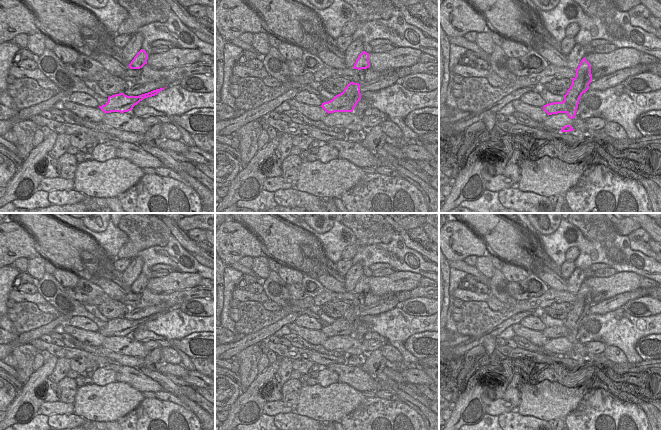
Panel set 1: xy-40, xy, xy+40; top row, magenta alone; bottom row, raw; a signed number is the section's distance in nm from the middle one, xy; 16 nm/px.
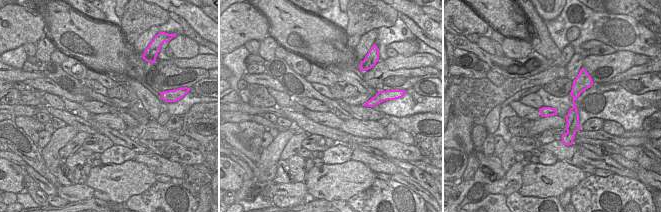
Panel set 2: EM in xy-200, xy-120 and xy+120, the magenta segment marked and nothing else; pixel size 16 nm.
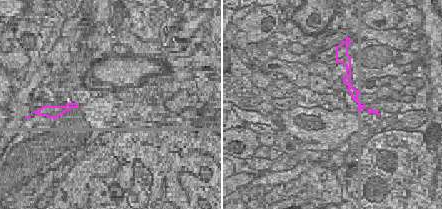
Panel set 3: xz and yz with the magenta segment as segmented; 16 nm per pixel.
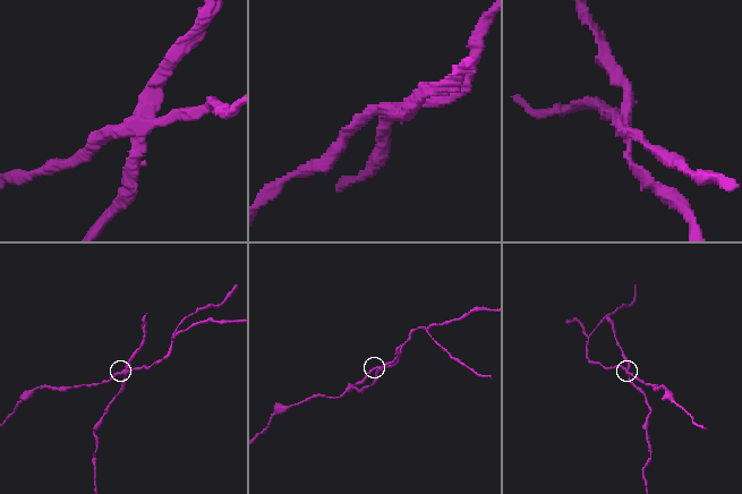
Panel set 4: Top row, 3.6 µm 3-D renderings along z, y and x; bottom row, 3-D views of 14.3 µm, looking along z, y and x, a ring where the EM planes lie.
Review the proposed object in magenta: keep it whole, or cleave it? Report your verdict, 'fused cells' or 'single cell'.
fused cells

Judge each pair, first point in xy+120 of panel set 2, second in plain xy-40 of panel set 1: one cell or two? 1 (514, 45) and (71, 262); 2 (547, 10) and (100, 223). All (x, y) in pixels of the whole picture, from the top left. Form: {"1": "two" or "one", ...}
{"1": "two", "2": "one"}

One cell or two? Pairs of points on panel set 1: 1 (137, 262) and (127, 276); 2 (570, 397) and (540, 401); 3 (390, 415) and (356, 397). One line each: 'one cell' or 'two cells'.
1: one cell
2: one cell
3: two cells

